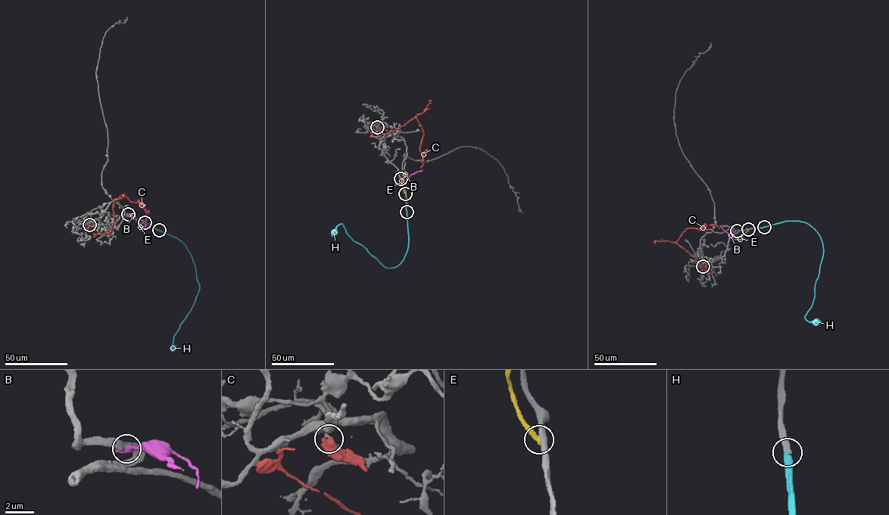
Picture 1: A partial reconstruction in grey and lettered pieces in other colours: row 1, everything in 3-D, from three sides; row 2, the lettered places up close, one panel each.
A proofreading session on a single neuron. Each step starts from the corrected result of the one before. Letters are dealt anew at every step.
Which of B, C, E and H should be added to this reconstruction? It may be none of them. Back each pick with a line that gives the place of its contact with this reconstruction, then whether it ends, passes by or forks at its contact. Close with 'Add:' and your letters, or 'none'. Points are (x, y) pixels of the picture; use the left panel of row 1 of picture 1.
H: contact (159, 230); it ends
Add: H

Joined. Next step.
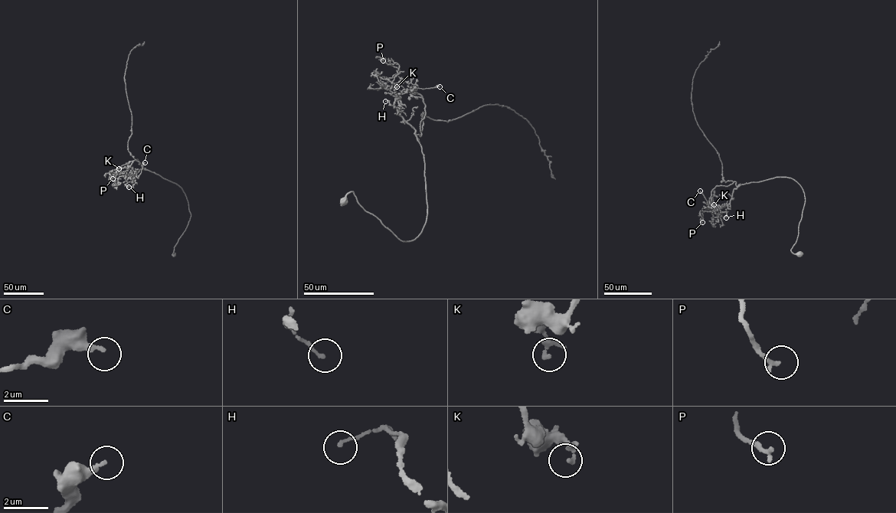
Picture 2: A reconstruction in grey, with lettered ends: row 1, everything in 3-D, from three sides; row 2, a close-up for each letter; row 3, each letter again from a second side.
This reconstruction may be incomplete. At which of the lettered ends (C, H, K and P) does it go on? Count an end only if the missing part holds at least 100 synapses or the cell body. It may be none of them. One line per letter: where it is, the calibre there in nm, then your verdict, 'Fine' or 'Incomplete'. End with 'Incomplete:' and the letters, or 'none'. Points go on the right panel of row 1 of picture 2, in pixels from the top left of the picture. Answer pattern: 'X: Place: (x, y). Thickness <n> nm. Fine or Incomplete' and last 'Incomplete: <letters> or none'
C: Place: (700, 191). Thickness 240 nm. Fine
H: Place: (726, 217). Thickness 130 nm. Fine
K: Place: (714, 204). Thickness 140 nm. Fine
P: Place: (702, 222). Thickness 170 nm. Fine
Incomplete: none

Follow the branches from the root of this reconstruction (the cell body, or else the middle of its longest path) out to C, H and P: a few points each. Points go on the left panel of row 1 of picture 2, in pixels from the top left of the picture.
C: (174, 254), (191, 217), (188, 201), (178, 185), (142, 168), (135, 159), (131, 171), (138, 177), (145, 162)
H: (174, 254), (174, 247), (191, 217), (181, 188), (154, 172), (141, 169), (134, 176), (133, 186), (129, 187)
P: (174, 254), (191, 217), (181, 188), (145, 169), (133, 178), (116, 175), (116, 168), (109, 172), (112, 178)

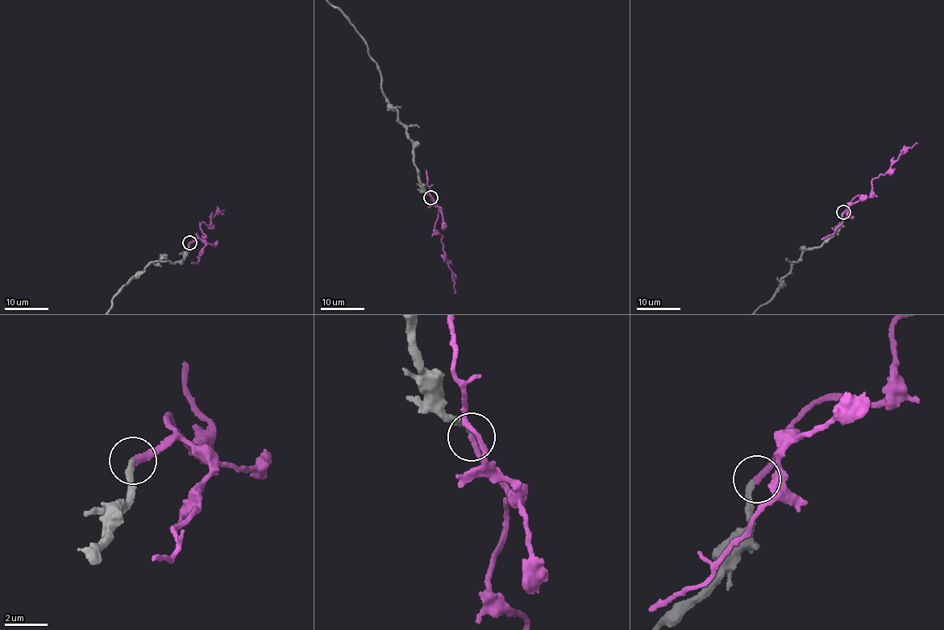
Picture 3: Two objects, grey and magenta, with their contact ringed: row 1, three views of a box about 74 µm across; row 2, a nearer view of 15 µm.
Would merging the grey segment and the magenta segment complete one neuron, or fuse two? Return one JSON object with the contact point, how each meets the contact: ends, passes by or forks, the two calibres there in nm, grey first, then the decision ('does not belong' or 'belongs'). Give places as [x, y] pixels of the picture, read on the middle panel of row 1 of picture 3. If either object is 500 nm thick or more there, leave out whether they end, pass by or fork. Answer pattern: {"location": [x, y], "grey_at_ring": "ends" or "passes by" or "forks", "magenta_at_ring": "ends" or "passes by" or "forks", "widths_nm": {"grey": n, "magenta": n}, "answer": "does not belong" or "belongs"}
{"location": [430, 197], "grey_at_ring": "ends", "magenta_at_ring": "ends", "widths_nm": {"grey": 240, "magenta": 280}, "answer": "belongs"}

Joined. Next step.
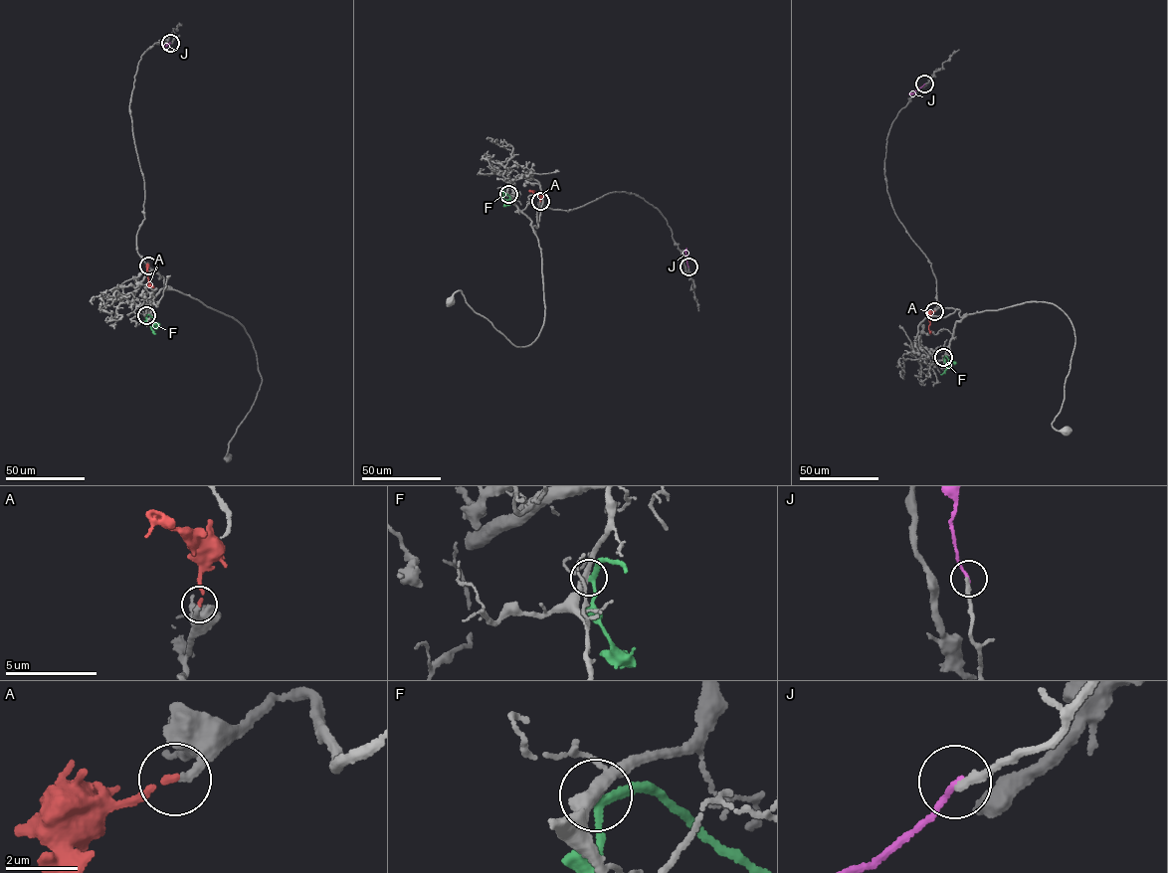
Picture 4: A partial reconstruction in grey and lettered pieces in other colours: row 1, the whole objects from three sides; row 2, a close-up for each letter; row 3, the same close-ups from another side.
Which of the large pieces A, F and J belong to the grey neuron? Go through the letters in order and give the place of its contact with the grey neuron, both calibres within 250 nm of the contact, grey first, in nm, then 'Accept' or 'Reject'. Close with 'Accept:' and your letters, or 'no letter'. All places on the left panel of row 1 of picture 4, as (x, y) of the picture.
A: Touches grey at (148, 265). Thickness 220 nm (grey) against 160 nm. Accept
F: Touches grey at (146, 315). Thickness 320 nm (grey) against 200 nm. Reject
J: Touches grey at (170, 43). Thickness 190 nm (grey) against 170 nm. Reject
Accept: A

